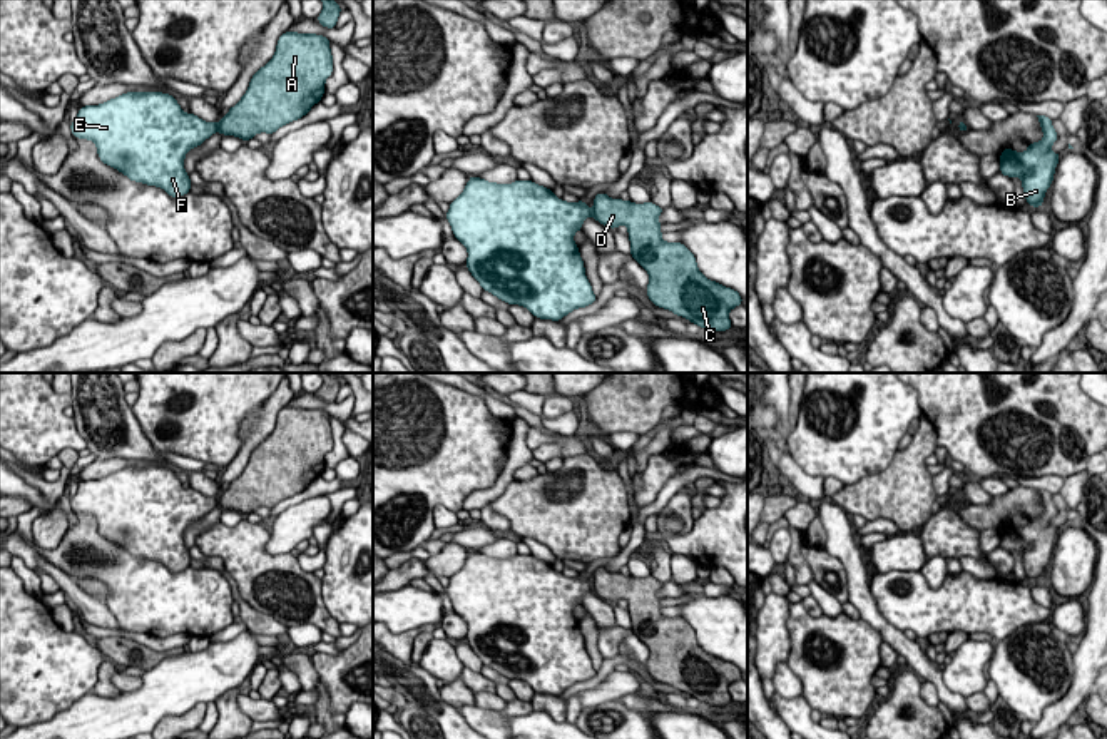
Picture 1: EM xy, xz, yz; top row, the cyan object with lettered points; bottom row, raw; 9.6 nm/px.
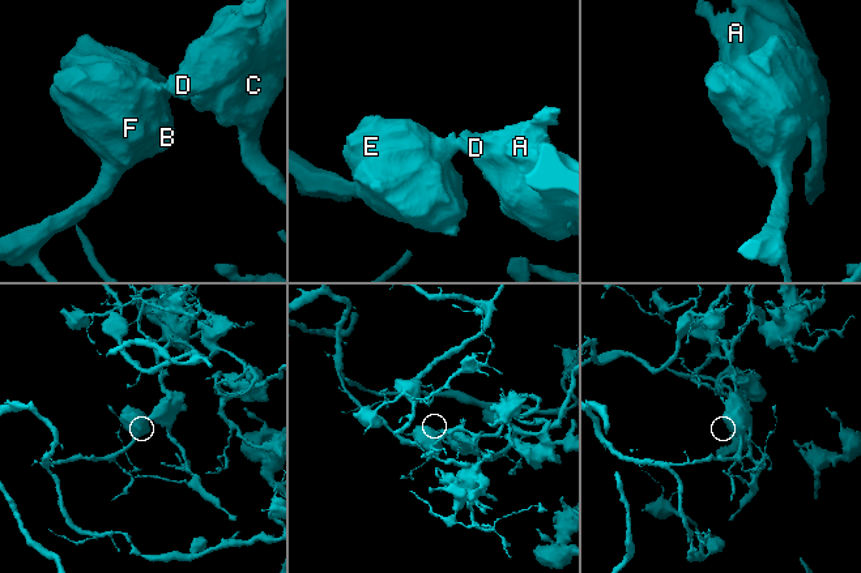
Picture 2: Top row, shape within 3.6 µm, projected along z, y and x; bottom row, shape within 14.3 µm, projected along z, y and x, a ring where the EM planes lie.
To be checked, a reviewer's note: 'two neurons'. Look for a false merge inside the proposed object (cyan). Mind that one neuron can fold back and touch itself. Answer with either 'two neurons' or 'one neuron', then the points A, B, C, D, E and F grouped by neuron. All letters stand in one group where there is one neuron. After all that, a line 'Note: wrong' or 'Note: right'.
two neurons; groups A C D / B E F
Note: right

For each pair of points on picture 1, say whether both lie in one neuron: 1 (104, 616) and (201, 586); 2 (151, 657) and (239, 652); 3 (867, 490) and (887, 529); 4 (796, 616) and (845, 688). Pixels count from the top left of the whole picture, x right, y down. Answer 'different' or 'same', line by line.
1: different
2: different
3: different
4: same

